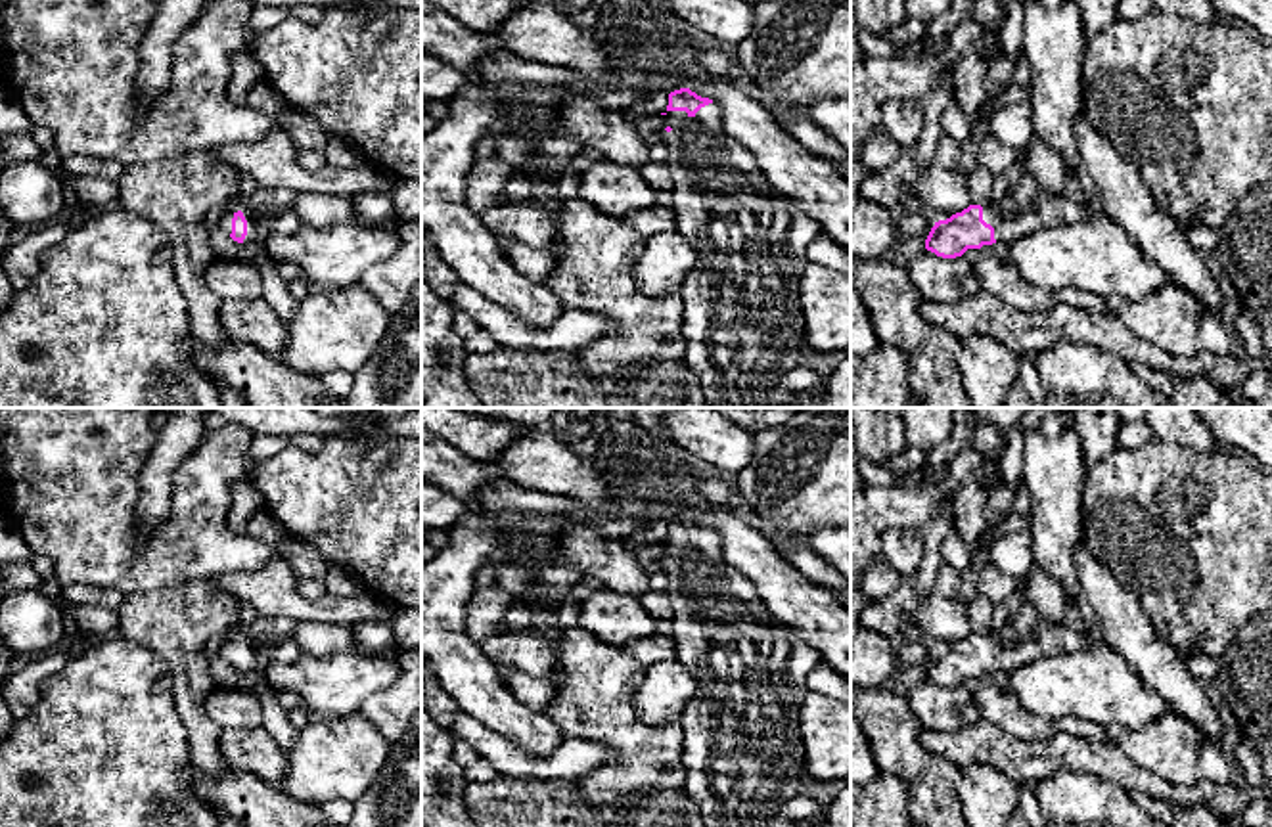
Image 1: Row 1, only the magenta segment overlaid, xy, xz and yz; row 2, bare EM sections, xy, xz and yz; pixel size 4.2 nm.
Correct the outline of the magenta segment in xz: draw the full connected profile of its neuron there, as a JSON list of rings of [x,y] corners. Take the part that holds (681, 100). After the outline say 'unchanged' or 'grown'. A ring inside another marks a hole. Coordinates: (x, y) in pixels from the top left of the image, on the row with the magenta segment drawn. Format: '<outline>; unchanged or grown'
[[[680,88],[669,94],[661,115],[669,117],[669,126],[651,138],[669,147],[676,230],[695,251],[693,268],[680,289],[686,364],[711,408],[785,408],[801,396],[784,381],[803,366],[801,279],[820,224],[797,201],[782,197],[755,157],[724,132],[713,100]]]; grown

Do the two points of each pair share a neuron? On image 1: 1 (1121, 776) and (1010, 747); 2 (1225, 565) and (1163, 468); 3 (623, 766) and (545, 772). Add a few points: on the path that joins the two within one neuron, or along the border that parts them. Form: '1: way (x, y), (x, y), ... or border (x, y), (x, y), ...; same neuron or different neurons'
1: way (1094, 757), (1037, 753); same neuron
2: way (1213, 536), (1213, 500), (1203, 492), (1190, 492); same neuron
3: border (564, 737), (596, 739), (612, 755); different neurons

